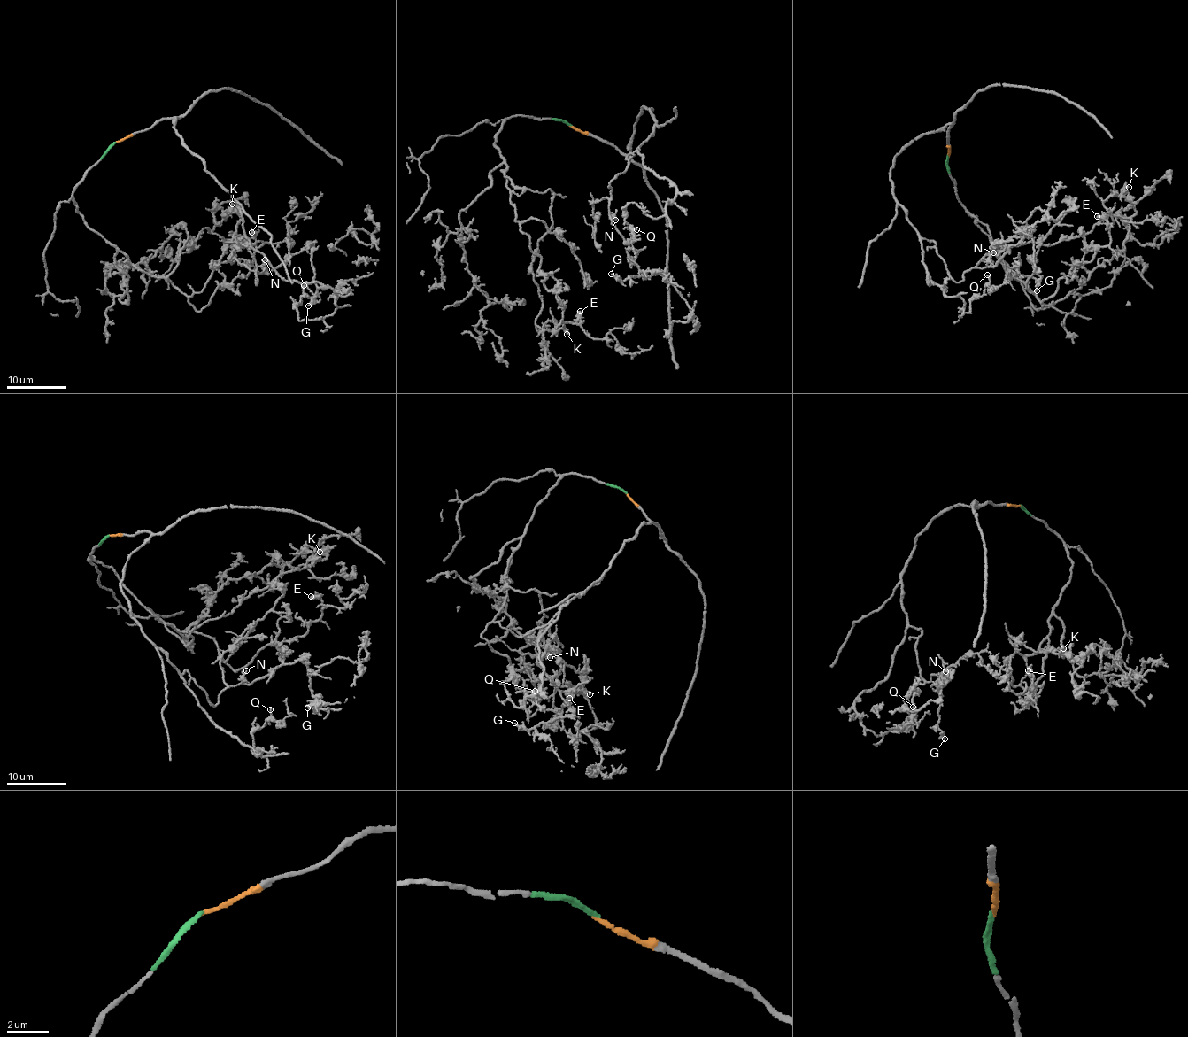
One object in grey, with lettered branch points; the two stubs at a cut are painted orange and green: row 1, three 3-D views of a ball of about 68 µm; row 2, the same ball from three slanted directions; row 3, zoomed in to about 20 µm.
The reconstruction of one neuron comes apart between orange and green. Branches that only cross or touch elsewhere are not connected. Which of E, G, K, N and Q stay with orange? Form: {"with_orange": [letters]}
{"with_orange": ["G", "N", "Q"]}

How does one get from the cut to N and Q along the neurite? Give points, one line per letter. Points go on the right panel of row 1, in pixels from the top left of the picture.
N: (949, 156), (949, 123), (897, 153), (897, 200), (957, 282), (983, 268), (993, 251)
Q: (949, 156), (949, 123), (908, 143), (890, 169), (897, 200), (926, 276), (959, 311), (987, 274)

